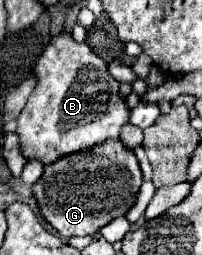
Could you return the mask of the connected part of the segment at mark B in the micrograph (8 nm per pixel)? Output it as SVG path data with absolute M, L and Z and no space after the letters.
M61 33L51 39L43 55L39 57L33 77L37 81L31 97L27 99L27 105L23 107L21 115L17 117L17 137L21 153L27 161L37 159L43 165L49 165L57 161L59 157L65 157L69 153L77 153L81 149L91 149L107 139L119 139L119 133L123 125L129 123L131 109L127 105L127 99L119 93L119 81L111 77L107 63L85 43L75 41L71 33Z

